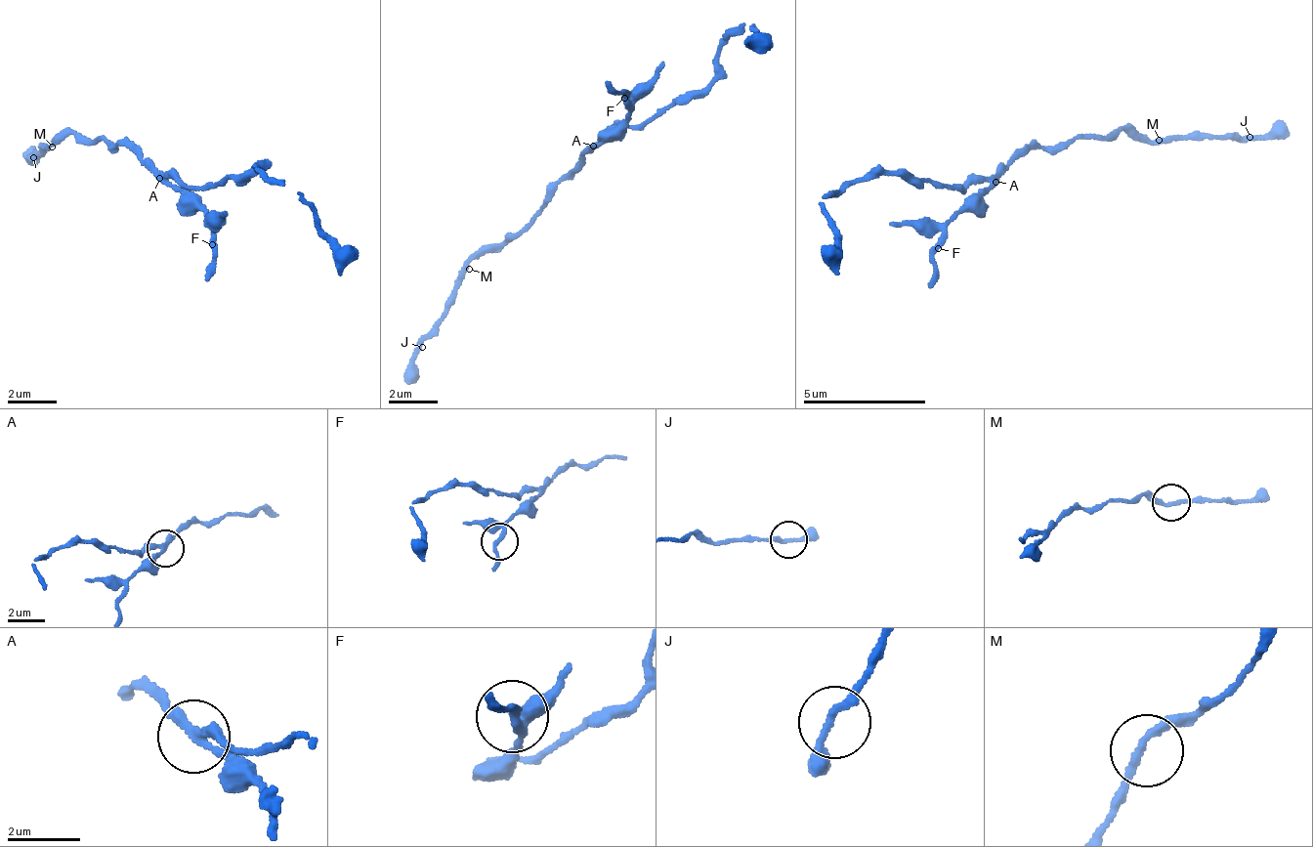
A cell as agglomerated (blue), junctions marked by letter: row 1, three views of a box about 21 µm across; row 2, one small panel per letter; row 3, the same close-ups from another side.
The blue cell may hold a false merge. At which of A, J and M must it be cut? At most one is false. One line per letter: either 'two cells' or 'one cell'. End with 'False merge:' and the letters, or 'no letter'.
A: two cells
J: one cell
M: one cell
False merge: A

